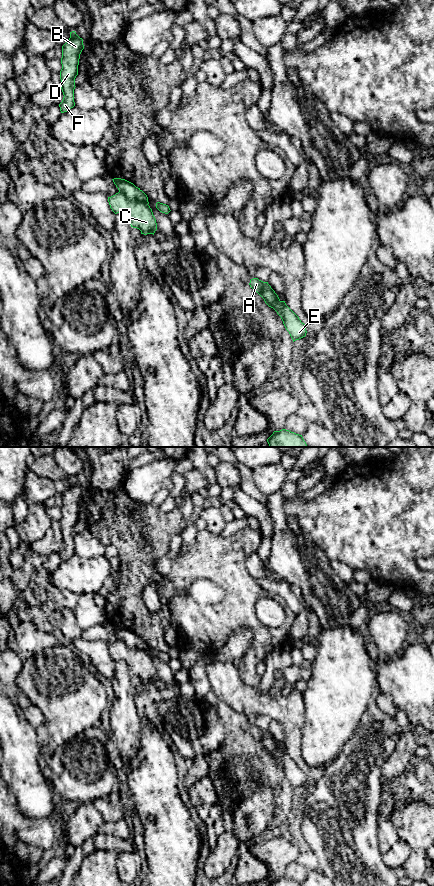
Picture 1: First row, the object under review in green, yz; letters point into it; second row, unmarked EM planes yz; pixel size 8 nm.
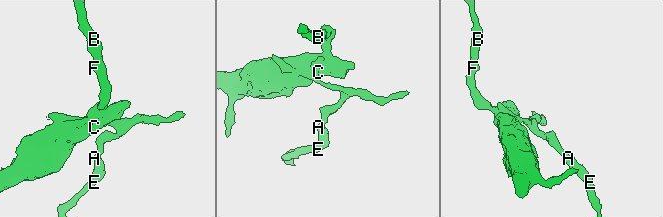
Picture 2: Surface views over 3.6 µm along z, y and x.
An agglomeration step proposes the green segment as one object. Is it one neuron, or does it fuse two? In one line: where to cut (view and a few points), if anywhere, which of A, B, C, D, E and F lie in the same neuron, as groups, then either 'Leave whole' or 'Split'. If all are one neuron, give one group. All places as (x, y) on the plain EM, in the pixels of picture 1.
Split along yz (119, 638), (129, 648), (139, 648), (147, 653). Groups: A E / B C D F. Split

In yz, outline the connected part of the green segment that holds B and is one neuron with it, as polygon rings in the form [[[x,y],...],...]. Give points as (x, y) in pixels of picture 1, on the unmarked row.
[[[75,479],[70,480],[69,488],[62,494],[60,527],[64,545],[59,552],[61,561],[67,560],[75,554],[75,526],[78,523],[79,507],[83,497],[83,487]]]

